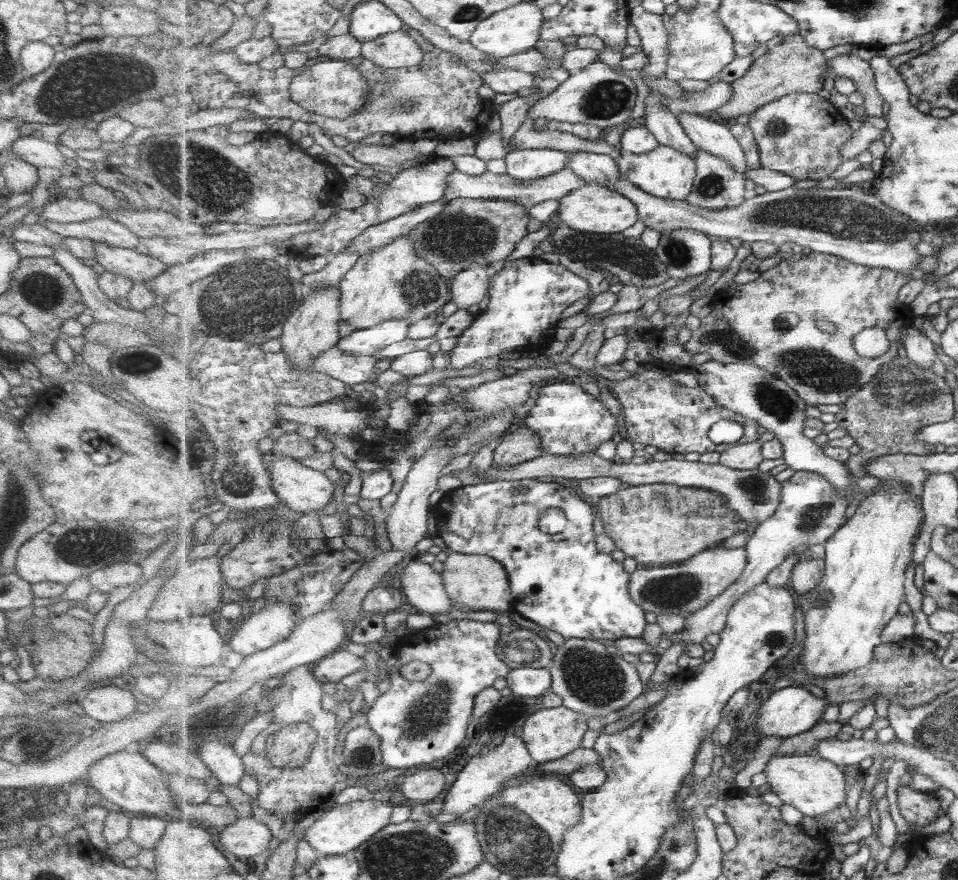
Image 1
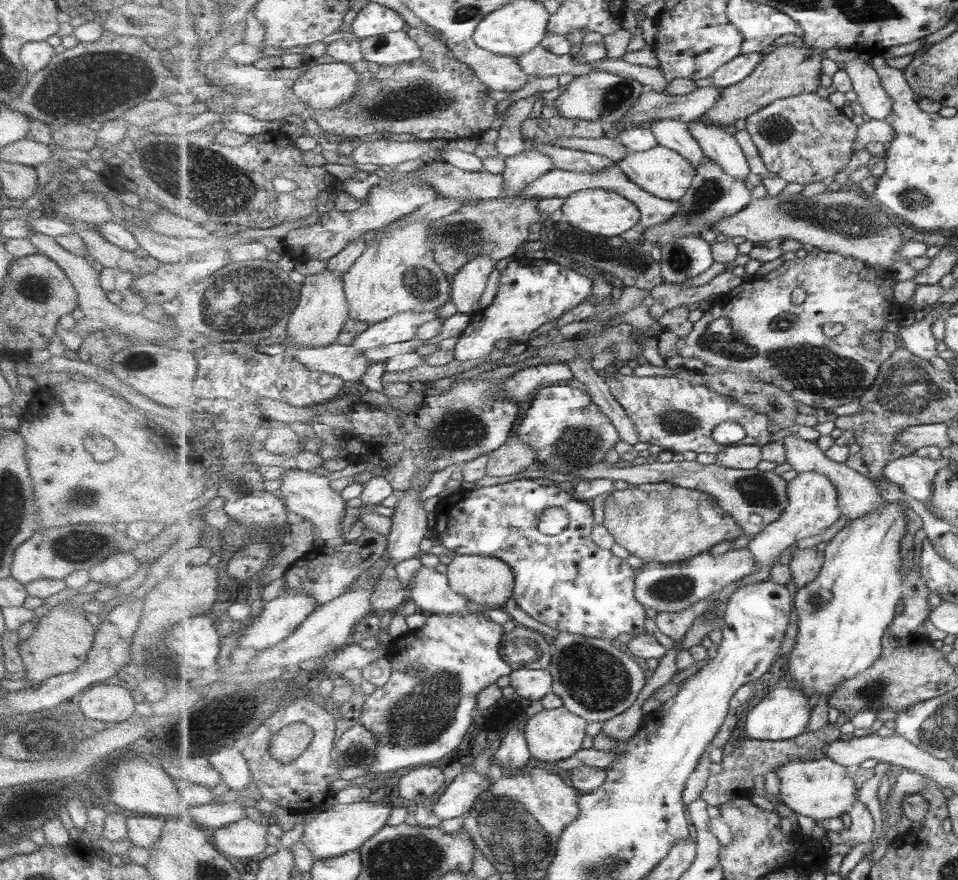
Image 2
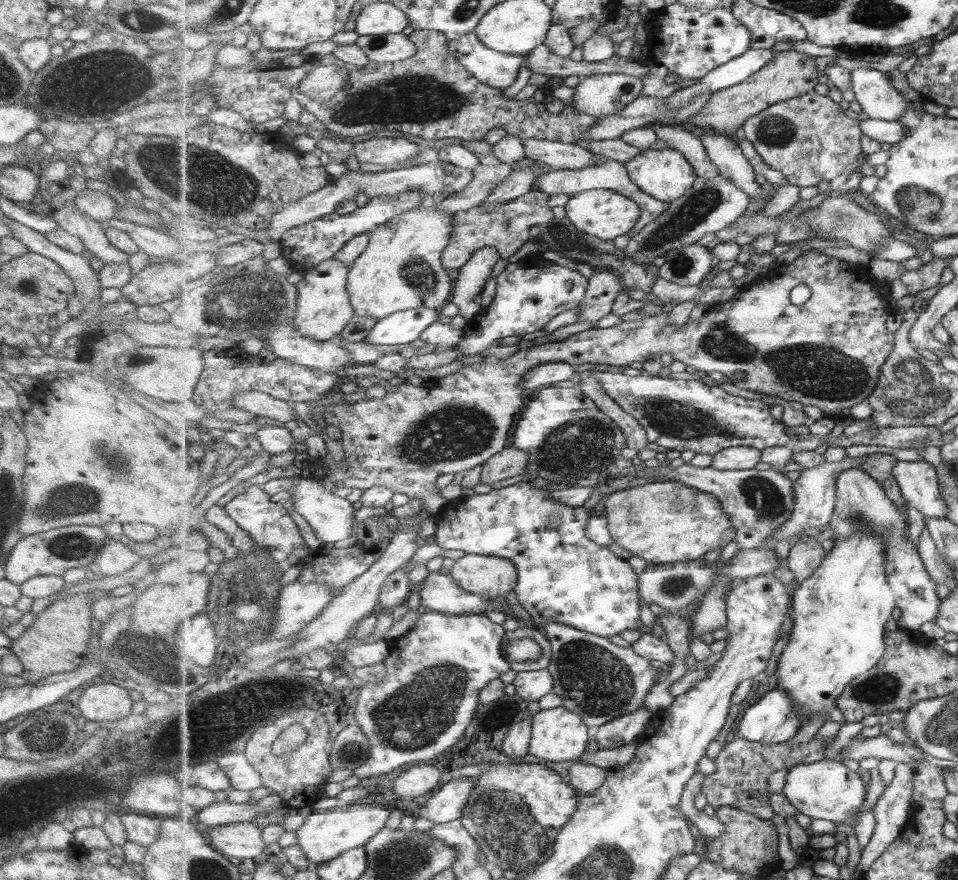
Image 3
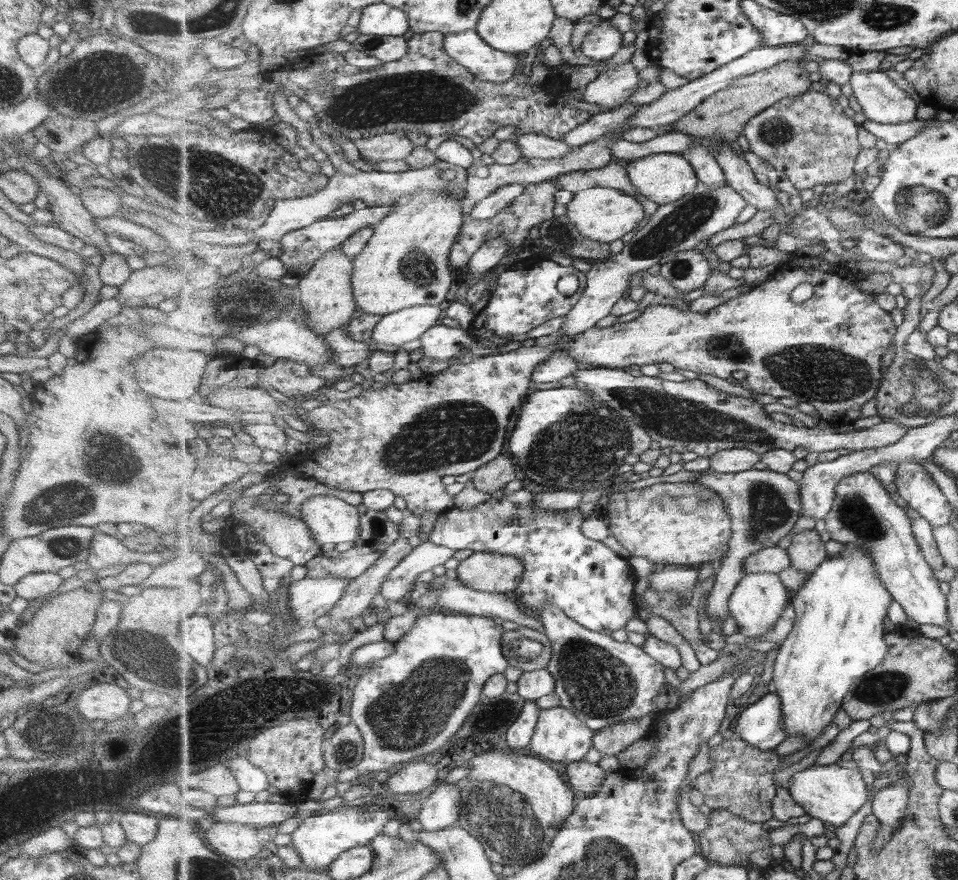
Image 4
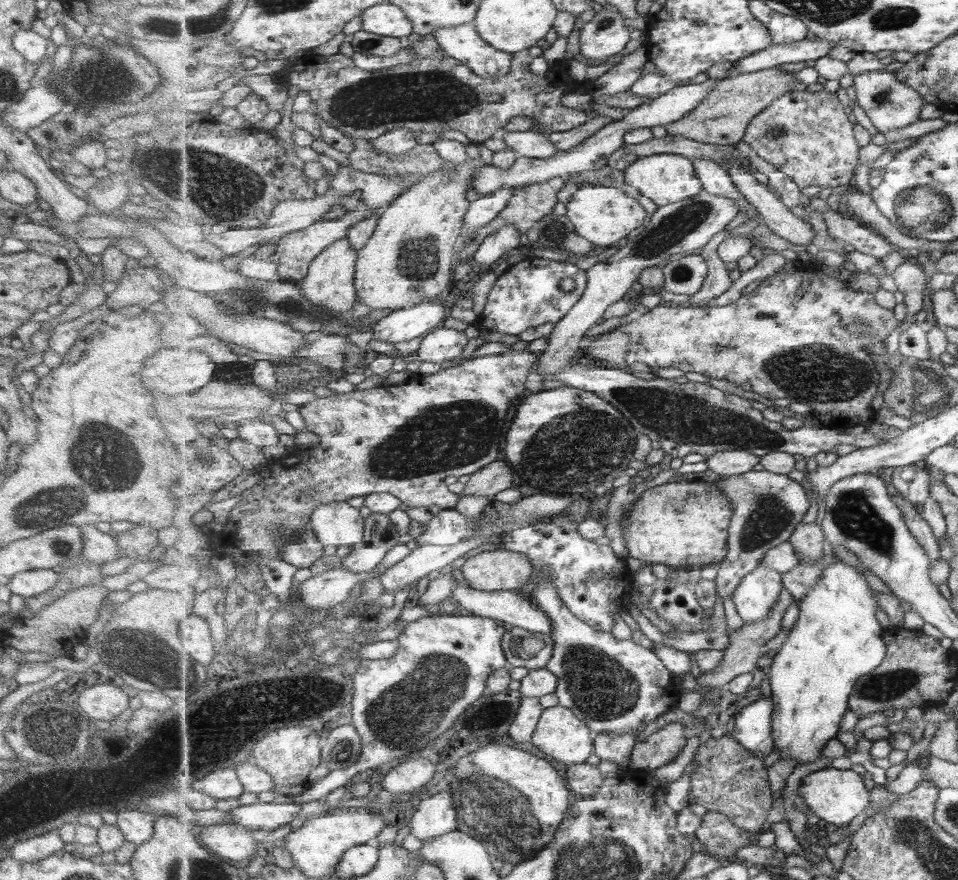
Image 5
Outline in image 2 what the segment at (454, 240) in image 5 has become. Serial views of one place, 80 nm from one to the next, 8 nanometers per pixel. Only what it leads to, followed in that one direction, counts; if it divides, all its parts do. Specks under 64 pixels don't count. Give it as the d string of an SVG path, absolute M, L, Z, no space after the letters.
M414 221L400 226L393 223L388 230L382 229L378 237L367 247L367 250L357 259L357 262L342 276L344 289L349 301L349 317L363 321L367 325L375 325L388 320L397 314L407 312L436 311L443 304L452 302L452 277L435 262L430 236L432 221Z

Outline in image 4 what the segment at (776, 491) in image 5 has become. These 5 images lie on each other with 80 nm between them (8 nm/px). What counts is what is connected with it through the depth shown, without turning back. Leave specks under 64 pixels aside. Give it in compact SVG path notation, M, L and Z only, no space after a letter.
M709 468L699 471L699 474L694 482L717 492L725 501L725 507L732 517L733 535L729 542L730 548L725 558L716 566L716 580L705 602L706 612L711 624L715 626L718 620L724 621L730 614L729 599L739 586L739 582L747 575L745 560L765 548L777 546L779 540L783 540L793 530L799 517L803 516L801 483L791 480L785 473L769 468L736 473L722 473Z

